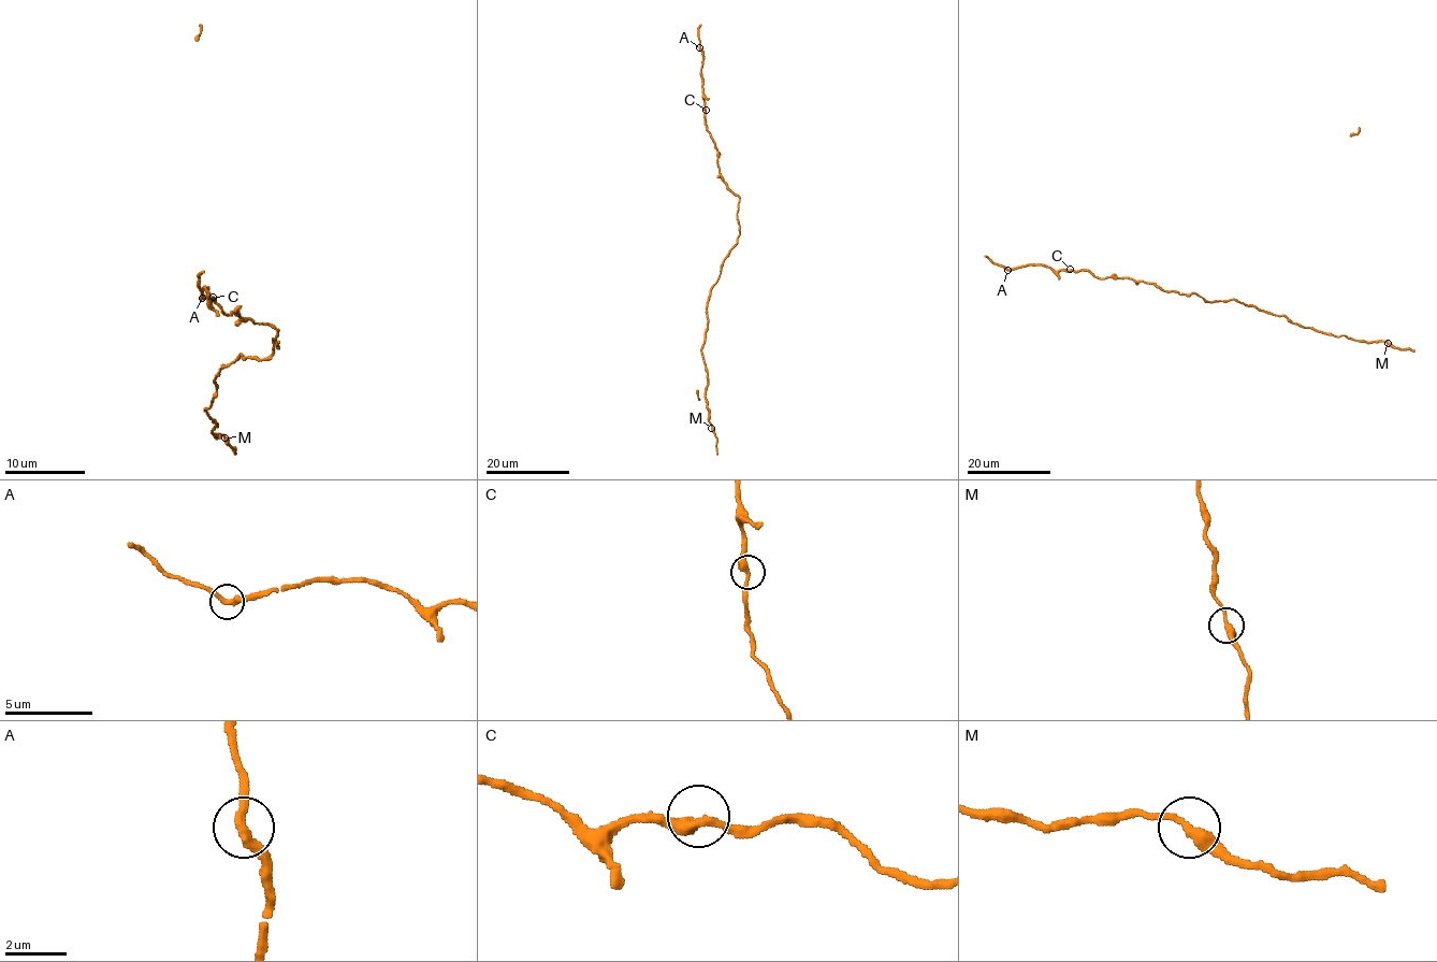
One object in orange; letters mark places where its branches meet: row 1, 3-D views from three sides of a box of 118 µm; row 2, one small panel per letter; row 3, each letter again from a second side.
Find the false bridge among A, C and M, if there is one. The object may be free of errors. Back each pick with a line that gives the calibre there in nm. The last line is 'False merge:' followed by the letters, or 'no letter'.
False merge: no letter

